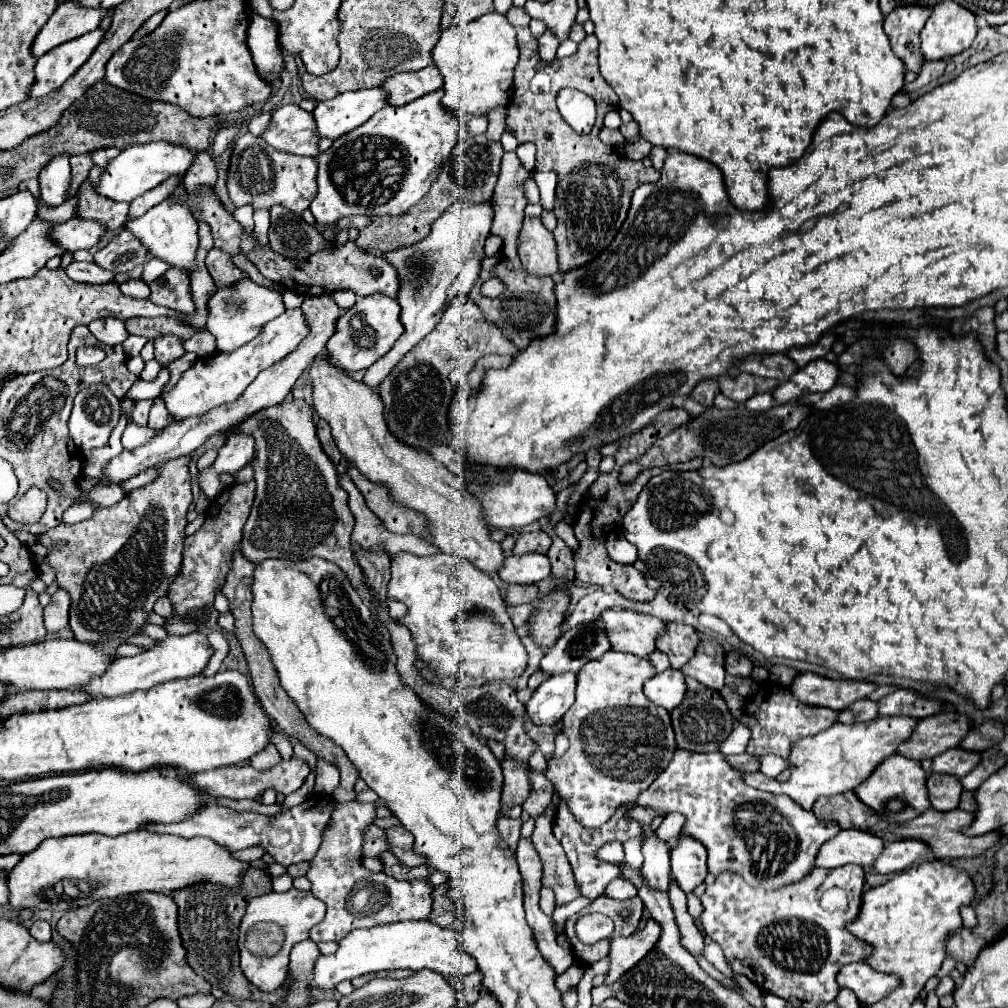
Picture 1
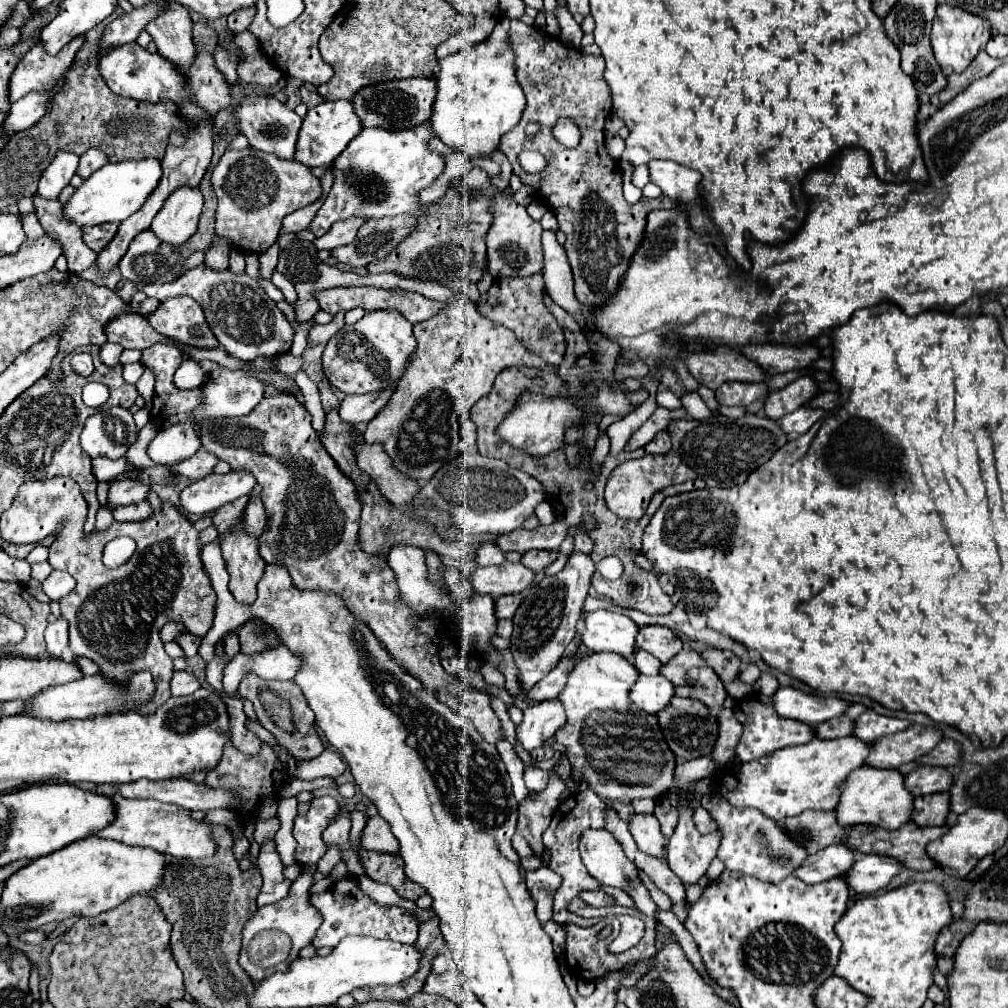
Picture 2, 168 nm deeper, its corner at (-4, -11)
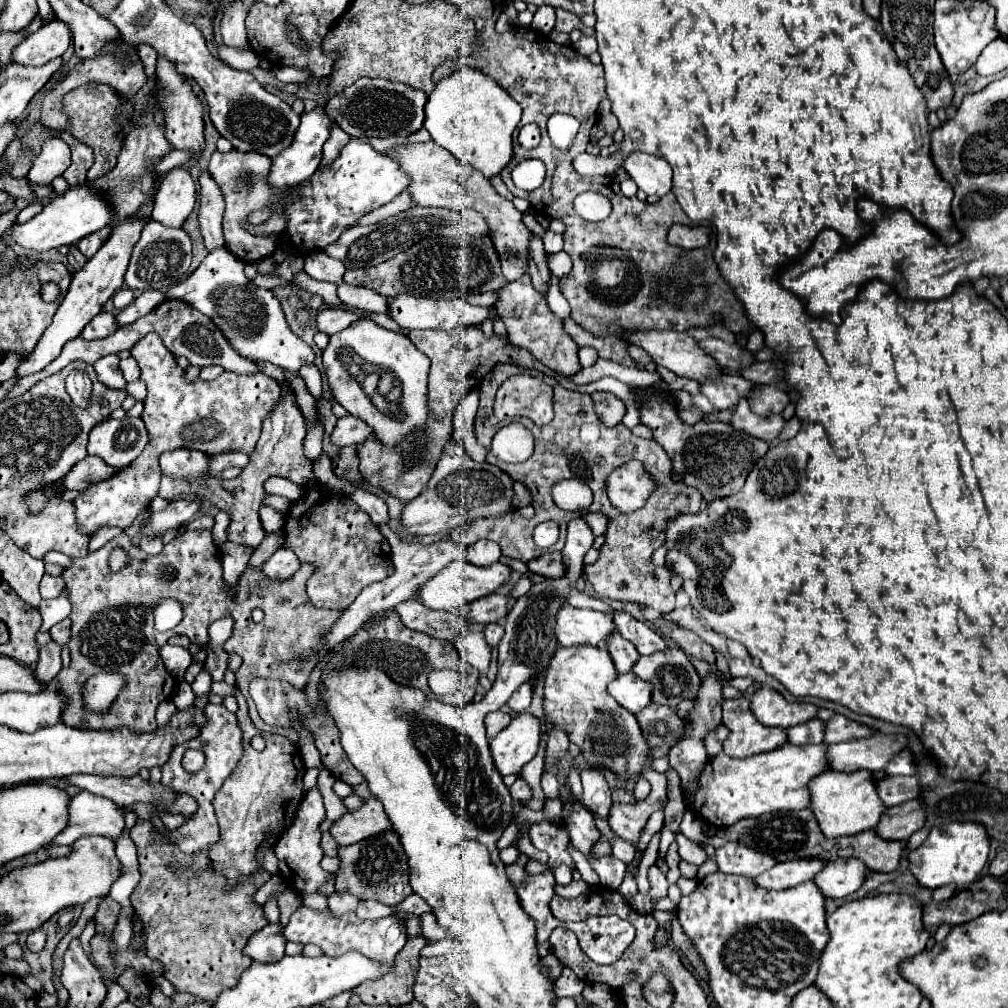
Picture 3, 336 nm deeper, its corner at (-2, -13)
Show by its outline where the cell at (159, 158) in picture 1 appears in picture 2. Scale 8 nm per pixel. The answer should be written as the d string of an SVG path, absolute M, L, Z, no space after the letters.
M154 157L140 159L140 161L108 163L78 187L74 197L64 205L64 215L70 221L74 221L78 227L100 225L110 221L122 223L146 203L146 199L156 189L160 179L162 179L162 167L160 161Z

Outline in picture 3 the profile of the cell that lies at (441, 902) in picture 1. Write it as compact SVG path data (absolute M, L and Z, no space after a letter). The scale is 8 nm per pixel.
M426 937L408 939L404 949L398 953L394 969L376 981L366 981L354 991L360 995L364 1005L406 1005L412 997L412 985L416 979L418 959L422 947L428 943Z

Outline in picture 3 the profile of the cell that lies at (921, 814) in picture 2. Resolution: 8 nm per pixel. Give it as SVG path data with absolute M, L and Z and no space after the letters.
M912 799L882 813L874 833L886 841L908 841L912 833L924 827L924 805Z

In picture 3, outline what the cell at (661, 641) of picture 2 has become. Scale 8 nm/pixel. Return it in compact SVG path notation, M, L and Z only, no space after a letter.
M616 609L614 615L612 615L612 621L616 625L616 631L624 639L628 639L638 649L640 655L648 655L648 653L666 649L666 641L664 641L664 637L658 631L650 629L646 623L634 619L626 611Z

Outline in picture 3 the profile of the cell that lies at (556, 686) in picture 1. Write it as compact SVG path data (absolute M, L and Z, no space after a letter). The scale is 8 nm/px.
M518 715L512 723L490 739L490 755L496 771L520 777L522 767L536 755L540 743L540 719L534 715Z

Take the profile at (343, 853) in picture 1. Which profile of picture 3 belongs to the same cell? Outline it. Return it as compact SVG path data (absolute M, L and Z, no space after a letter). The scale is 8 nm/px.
M304 905L292 913L290 923L284 927L284 937L302 945L308 941L316 943L328 957L340 957L348 951L358 951L382 965L394 963L396 955L406 945L404 923L398 917L382 917L378 921L362 921L356 917L356 913L346 913L342 917L327 917L327 909L319 912Z

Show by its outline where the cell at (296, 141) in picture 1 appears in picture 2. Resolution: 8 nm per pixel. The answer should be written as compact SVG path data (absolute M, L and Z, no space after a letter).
M260 95L244 97L242 105L236 109L236 117L240 121L242 135L248 137L250 147L272 153L278 159L294 159L302 117L298 117L294 111L290 111L284 103L280 103L274 97L260 97Z

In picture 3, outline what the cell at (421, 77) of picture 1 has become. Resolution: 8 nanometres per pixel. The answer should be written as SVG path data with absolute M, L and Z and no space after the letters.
M358 79L326 103L326 113L350 137L408 137L424 125L426 97L428 95L424 91L416 91L404 83L392 83L386 79Z

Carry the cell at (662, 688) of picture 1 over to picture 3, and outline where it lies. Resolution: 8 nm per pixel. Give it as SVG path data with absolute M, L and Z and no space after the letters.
M622 673L608 685L608 693L630 713L638 713L644 709L644 705L650 703L652 697L652 685L648 681L642 681L634 673Z

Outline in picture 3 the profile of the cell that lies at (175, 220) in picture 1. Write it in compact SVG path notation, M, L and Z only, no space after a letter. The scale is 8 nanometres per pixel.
M186 169L168 171L154 197L152 219L162 225L182 227L196 205L196 183Z

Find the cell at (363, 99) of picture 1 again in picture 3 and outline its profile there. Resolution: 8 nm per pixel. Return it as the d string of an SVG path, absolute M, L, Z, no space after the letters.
M316 107L310 113L302 113L302 123L294 135L294 141L288 149L284 149L280 155L272 159L270 171L268 171L268 185L282 189L288 185L298 185L300 181L306 181L320 165L322 159L322 145L330 137L330 125L334 121L324 113L324 107Z

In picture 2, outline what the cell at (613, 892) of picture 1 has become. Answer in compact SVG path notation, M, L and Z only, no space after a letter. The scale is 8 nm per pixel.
M582 891L580 899L594 907L614 907L616 905L616 899L604 891Z

